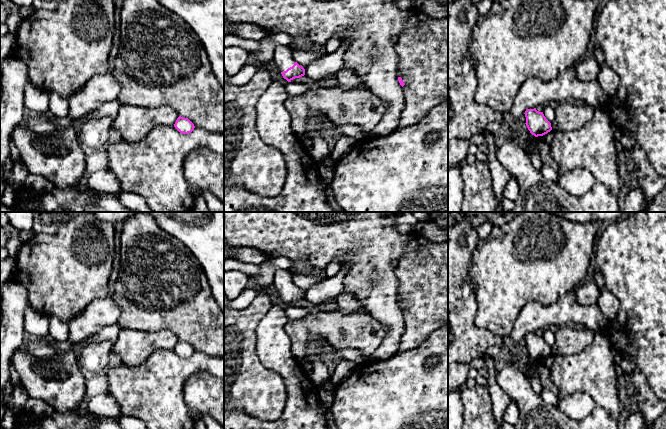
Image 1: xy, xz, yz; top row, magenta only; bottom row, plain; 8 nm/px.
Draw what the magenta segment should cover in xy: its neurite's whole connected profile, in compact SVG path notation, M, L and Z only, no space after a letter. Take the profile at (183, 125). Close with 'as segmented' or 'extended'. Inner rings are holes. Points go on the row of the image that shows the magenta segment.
M179 116L174 124L174 127L183 134L188 134L191 133L195 126L194 124L188 119L188 118L184 118Z | as segmented

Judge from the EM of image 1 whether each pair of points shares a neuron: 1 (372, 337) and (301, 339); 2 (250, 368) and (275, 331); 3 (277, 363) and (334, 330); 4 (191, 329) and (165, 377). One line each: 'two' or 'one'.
1: one
2: two
3: two
4: two

